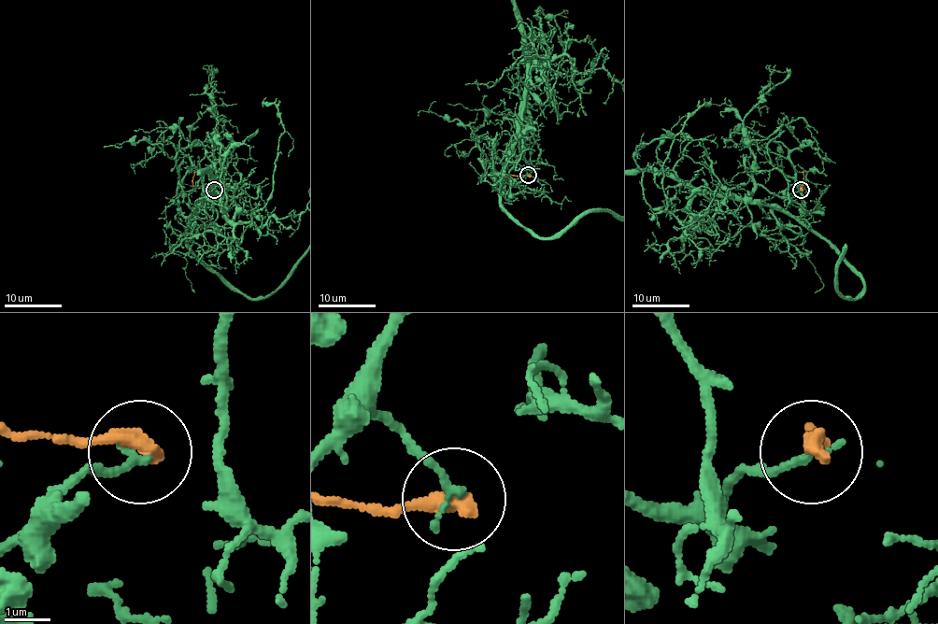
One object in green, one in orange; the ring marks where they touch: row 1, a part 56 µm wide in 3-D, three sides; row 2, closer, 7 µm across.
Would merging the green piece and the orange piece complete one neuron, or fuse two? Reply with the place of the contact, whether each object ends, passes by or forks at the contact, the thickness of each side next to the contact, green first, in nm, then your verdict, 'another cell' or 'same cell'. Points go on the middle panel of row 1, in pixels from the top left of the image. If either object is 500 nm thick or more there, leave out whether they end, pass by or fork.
at (528, 175); green ends there; orange ends there; 190 nm thick on the green side, 420 nm on the other; another cell

